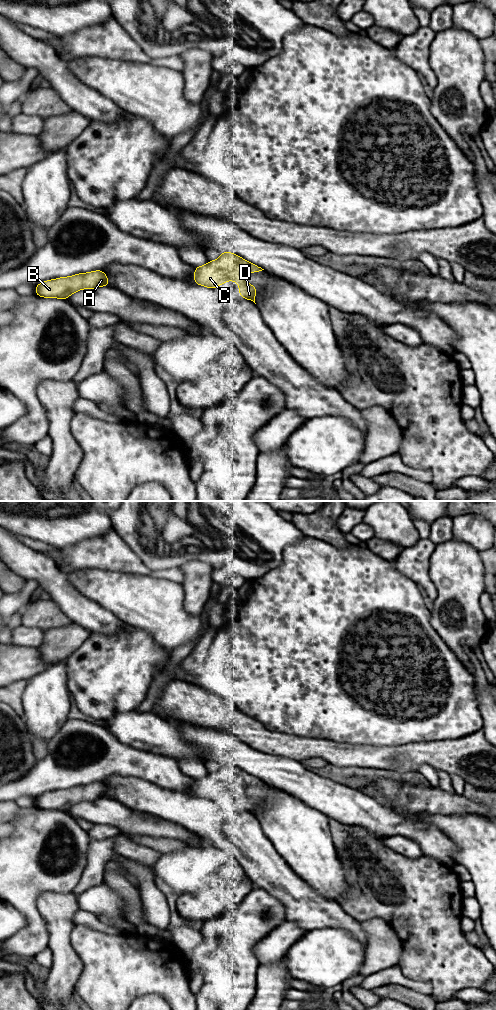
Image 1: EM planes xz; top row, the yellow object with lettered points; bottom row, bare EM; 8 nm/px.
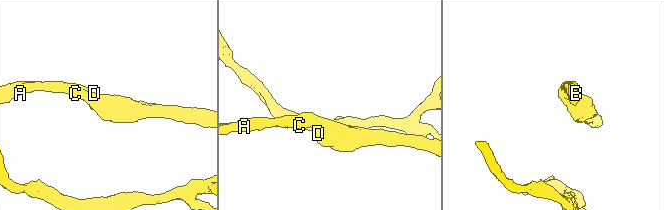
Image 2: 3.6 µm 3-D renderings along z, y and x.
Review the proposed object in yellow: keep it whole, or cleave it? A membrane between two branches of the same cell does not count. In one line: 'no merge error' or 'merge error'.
no merge error

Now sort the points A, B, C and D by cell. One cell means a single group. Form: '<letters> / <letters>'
A B C D

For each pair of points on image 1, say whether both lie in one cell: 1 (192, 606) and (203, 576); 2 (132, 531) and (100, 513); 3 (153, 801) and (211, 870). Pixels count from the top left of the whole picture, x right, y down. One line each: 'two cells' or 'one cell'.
1: one cell
2: two cells
3: two cells

